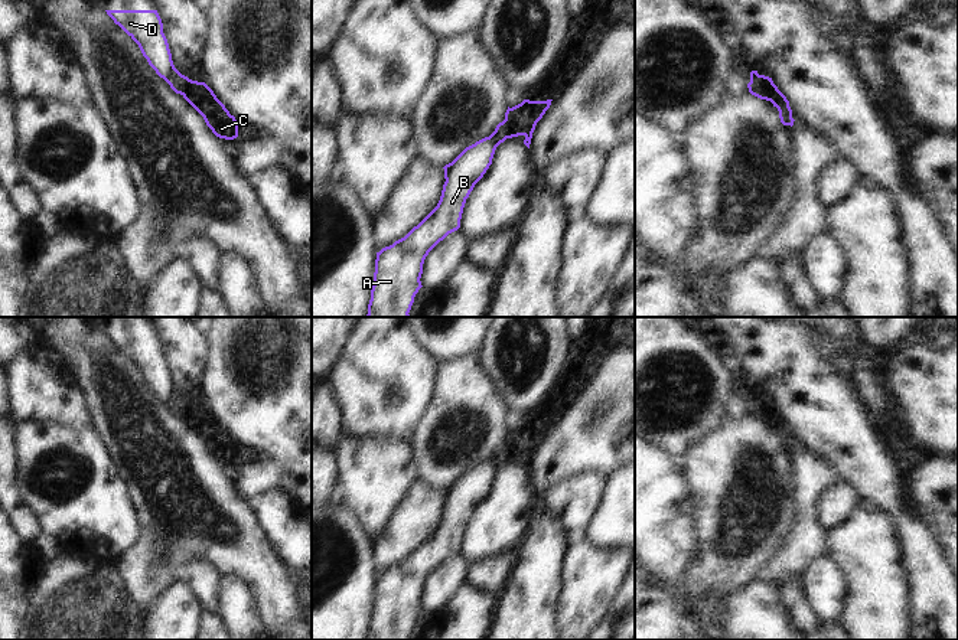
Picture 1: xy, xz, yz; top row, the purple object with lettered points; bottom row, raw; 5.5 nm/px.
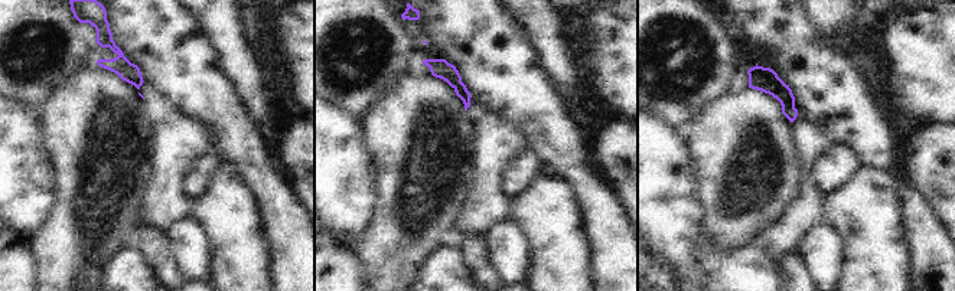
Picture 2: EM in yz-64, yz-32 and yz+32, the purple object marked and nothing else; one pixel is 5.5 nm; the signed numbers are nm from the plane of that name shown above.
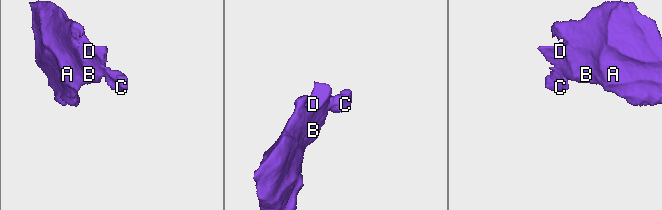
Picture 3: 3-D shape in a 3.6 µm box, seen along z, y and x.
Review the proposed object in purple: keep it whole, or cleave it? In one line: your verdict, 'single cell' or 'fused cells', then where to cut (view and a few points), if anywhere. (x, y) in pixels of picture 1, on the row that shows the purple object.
fused cells; cut yz (748, 87), (752, 84), (766, 84), (776, 92)

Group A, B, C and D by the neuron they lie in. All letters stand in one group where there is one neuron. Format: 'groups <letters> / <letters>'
groups A B D / C

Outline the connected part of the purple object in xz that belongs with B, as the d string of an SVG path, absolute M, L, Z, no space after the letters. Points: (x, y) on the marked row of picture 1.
M506 120L495 131L466 147L444 169L444 185L437 206L404 238L377 252L374 285L366 317L410 317L421 285L423 264L429 252L460 228L466 199L483 177L496 147L511 133Z

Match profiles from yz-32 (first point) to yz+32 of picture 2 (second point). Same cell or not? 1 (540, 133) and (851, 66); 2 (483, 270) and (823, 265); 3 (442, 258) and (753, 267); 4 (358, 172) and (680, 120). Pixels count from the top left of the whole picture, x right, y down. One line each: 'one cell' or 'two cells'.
1: one cell
2: two cells
3: one cell
4: two cells

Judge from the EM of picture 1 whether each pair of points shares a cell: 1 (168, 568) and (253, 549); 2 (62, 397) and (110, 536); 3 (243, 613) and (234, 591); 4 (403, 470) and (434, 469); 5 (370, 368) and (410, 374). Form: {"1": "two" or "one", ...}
{"1": "one", "2": "two", "3": "one", "4": "two", "5": "one"}

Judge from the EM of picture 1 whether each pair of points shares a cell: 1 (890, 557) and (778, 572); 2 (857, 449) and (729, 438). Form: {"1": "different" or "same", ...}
{"1": "different", "2": "different"}

